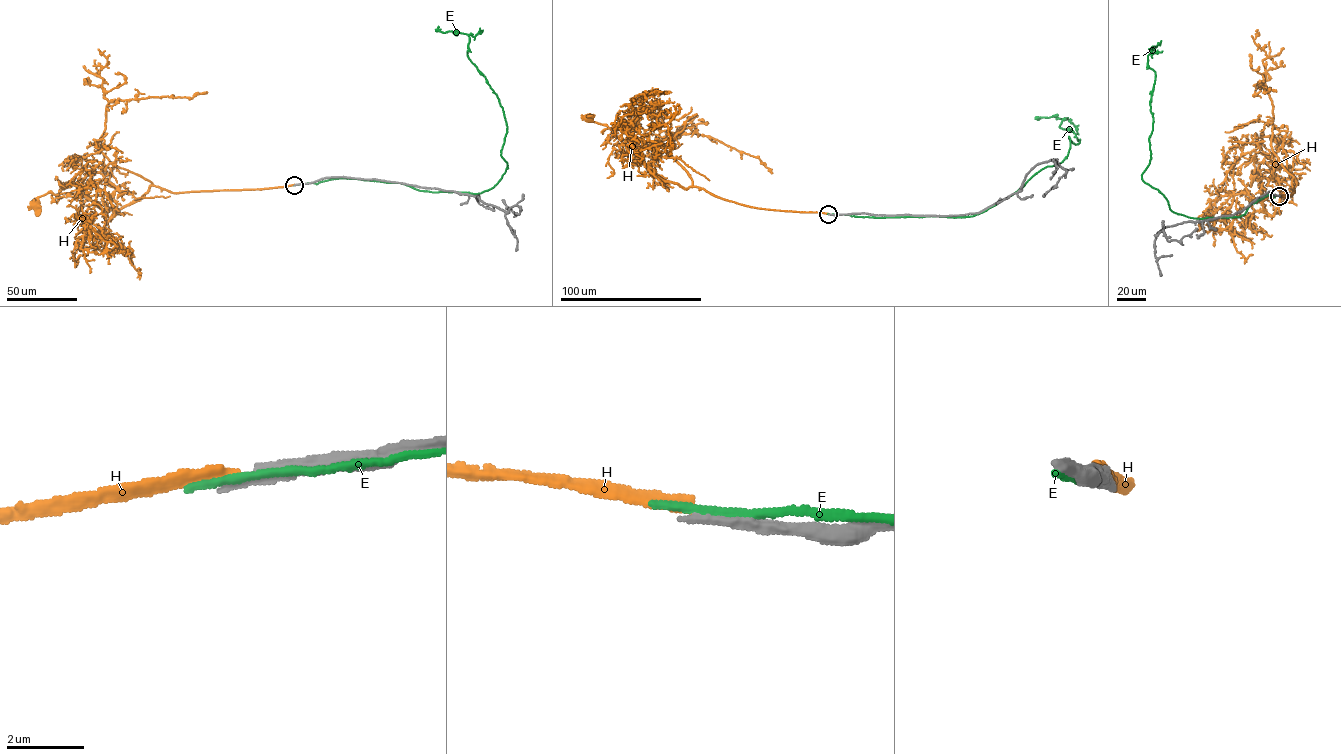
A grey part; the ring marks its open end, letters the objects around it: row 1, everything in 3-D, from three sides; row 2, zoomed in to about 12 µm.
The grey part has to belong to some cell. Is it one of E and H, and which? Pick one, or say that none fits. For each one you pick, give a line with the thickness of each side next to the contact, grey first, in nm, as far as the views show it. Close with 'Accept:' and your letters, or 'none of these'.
Accept: none of these

